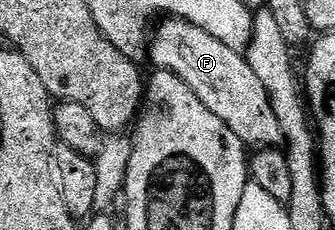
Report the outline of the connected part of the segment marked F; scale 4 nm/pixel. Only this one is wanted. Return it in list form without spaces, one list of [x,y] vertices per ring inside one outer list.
[[[168,17],[159,25],[150,41],[150,61],[152,57],[156,69],[178,75],[178,79],[182,79],[182,83],[186,83],[190,91],[194,91],[194,95],[198,95],[198,99],[202,99],[202,103],[206,103],[206,107],[238,135],[245,147],[270,149],[283,146],[282,127],[278,115],[274,115],[270,95],[241,50],[226,47],[226,43],[214,39],[210,31],[181,17]]]

